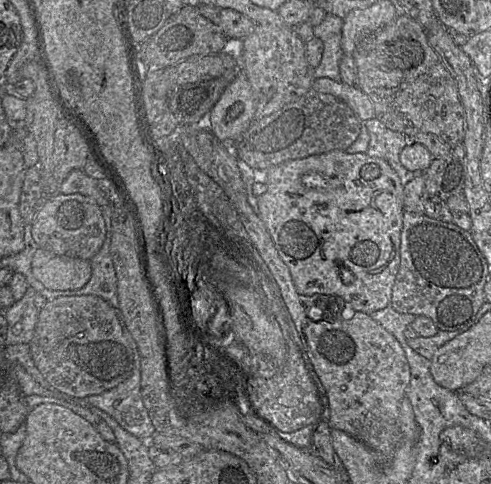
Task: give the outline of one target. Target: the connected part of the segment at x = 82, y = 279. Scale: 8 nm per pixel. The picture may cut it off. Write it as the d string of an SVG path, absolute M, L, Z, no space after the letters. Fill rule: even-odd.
M39 248L32 258L32 272L41 284L52 291L78 290L90 280L90 260L57 255Z

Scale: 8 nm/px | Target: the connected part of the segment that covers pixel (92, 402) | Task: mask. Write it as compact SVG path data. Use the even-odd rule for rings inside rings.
M133 354L131 376L113 389L89 396L87 404L110 415L124 430L141 440L150 440L155 433L141 398L140 355Z

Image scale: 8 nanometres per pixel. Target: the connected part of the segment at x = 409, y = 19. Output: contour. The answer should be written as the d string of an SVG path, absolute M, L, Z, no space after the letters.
M409 14L397 16L390 24L378 29L366 37L363 37L357 44L357 47L352 55L357 66L356 86L370 98L374 107L374 118L382 122L388 129L399 132L408 137L413 137L417 133L431 133L451 147L462 143L465 136L465 110L460 100L457 82L450 68L442 62L438 54L430 46L424 28L413 16Z

